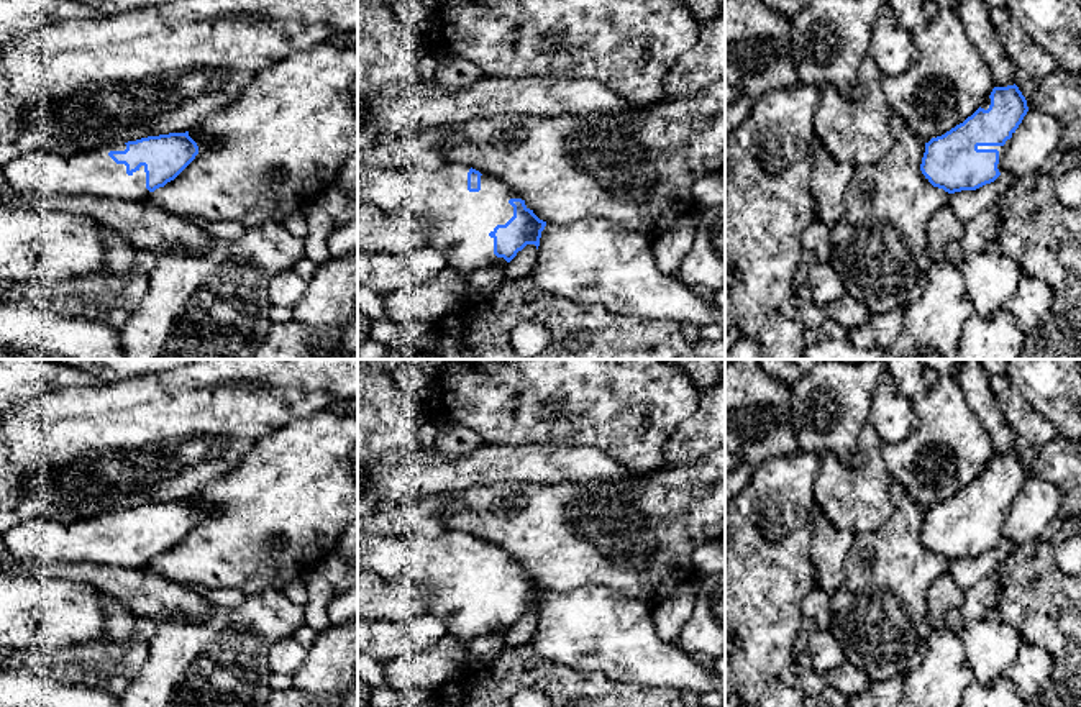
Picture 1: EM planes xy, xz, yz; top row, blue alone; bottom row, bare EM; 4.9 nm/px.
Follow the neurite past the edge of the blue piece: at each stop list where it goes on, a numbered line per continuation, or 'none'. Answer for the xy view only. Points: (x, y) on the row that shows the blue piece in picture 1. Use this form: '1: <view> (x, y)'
1: xy (30, 177)

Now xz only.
1: xz (458, 220)

